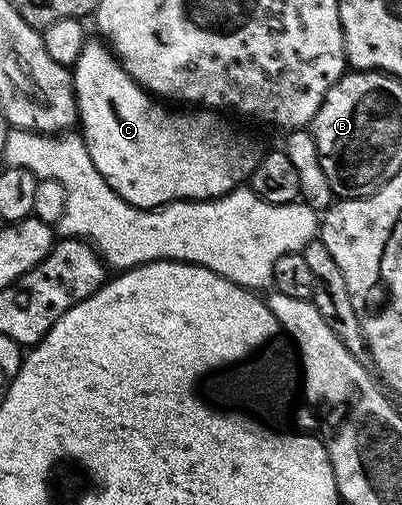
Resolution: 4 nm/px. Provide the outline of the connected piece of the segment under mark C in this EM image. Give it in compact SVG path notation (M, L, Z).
M87 39L86 45L82 48L80 58L76 58L72 75L74 78L74 97L76 98L76 106L78 107L80 135L84 143L86 143L88 154L96 166L96 170L100 170L100 174L108 182L108 186L112 186L112 190L116 190L116 194L120 194L120 198L124 198L126 203L132 205L132 207L156 209L161 208L164 204L172 204L175 200L215 200L224 194L228 194L233 188L243 187L244 182L249 181L252 170L254 169L256 152L253 152L253 150L218 117L221 115L219 115L217 111L182 110L186 112L169 112L169 110L166 109L169 107L167 107L165 103L159 102L151 93L147 92L145 88L141 88L138 83L122 69L122 63L119 62L117 56L110 51L109 47L107 47L101 39Z

